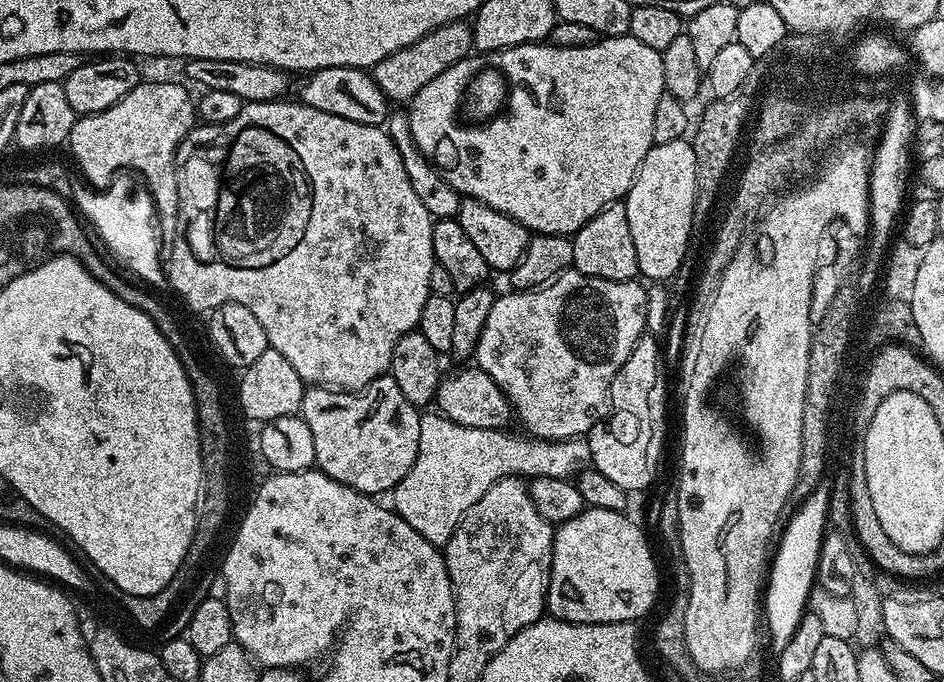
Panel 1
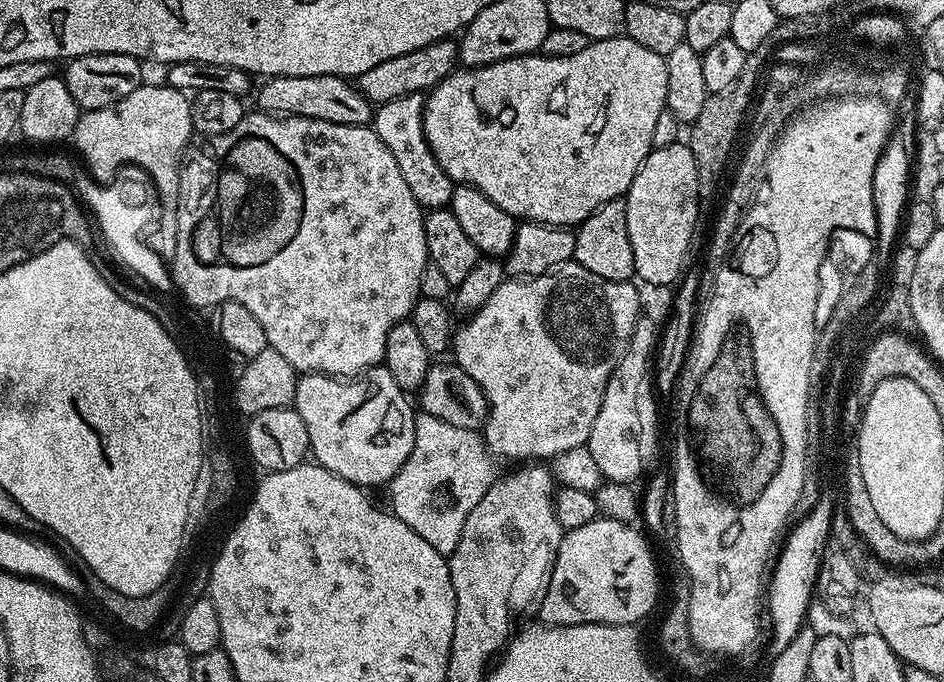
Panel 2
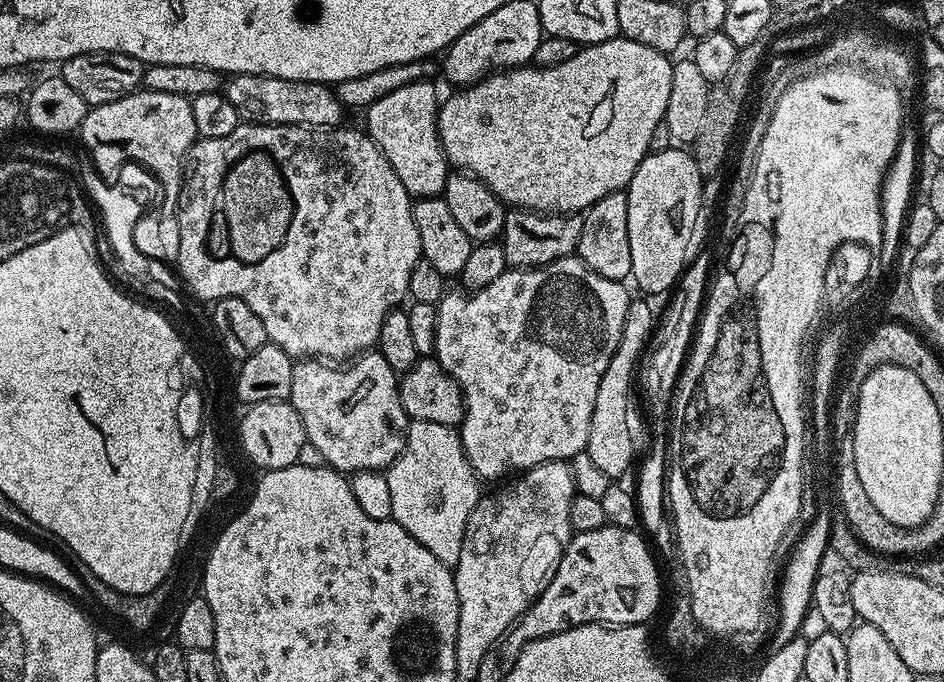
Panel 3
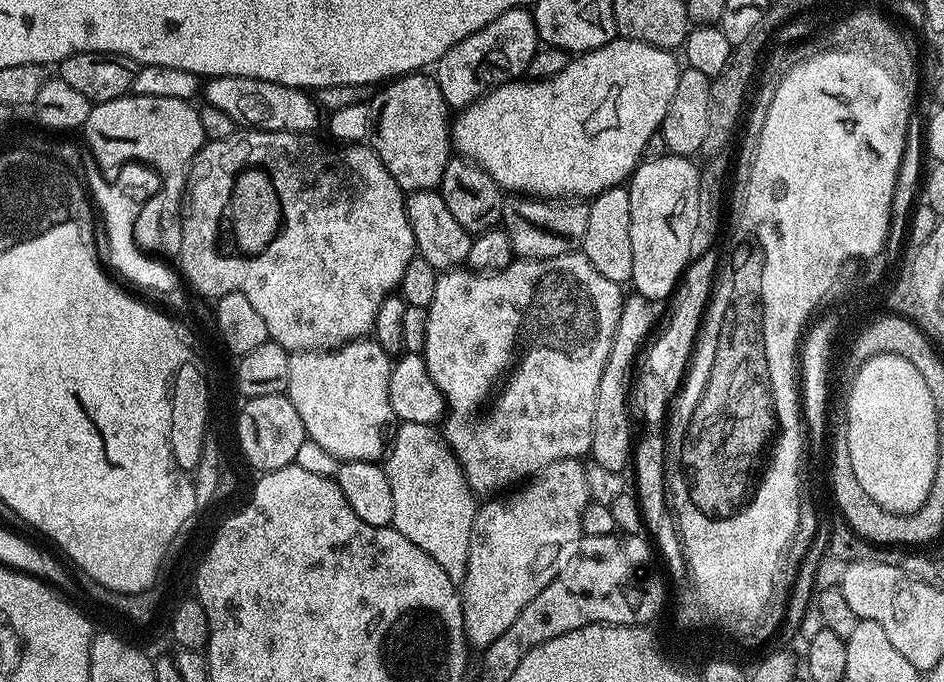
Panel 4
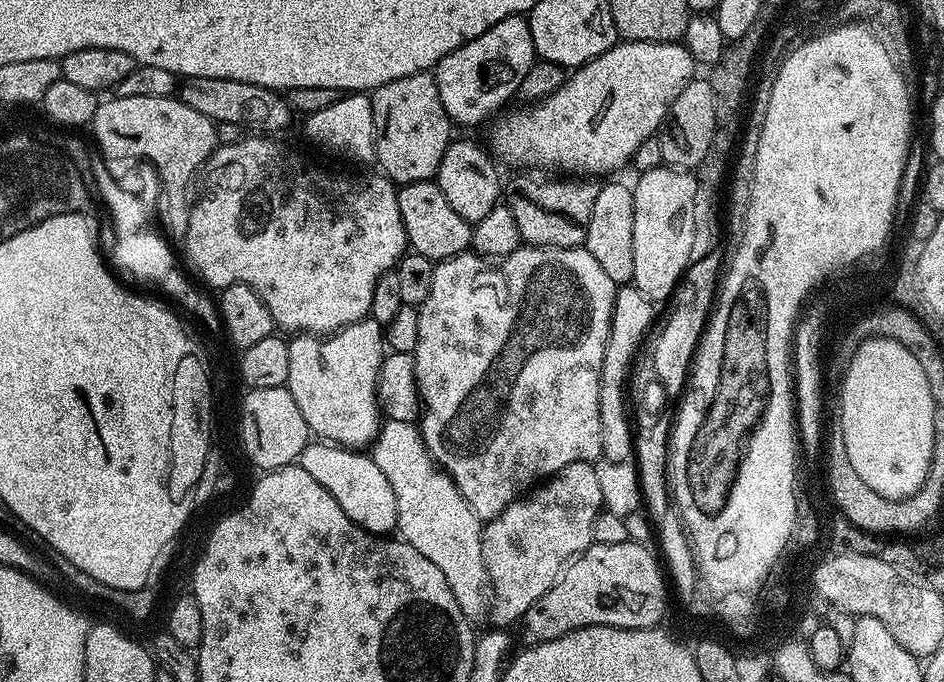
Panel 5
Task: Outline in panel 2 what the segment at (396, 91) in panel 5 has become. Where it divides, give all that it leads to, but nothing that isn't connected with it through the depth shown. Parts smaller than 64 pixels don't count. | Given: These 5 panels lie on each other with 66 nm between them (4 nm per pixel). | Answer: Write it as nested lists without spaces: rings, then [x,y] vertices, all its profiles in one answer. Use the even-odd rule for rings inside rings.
[[[415,92],[402,98],[394,98],[394,102],[386,102],[375,109],[370,121],[378,138],[386,142],[390,154],[394,154],[394,162],[398,162],[398,170],[402,170],[402,179],[410,186],[410,194],[419,202],[421,208],[448,208],[452,203],[454,181],[448,177],[446,170],[438,166],[438,158],[430,150],[424,133],[424,97],[425,93]]]

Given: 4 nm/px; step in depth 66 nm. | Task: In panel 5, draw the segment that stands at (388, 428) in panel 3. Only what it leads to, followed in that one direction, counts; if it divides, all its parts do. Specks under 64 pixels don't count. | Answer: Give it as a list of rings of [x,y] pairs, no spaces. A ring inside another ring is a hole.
[[[365,318],[331,333],[327,338],[320,334],[296,334],[288,340],[288,349],[290,374],[286,387],[294,402],[298,402],[298,410],[302,410],[309,433],[316,435],[317,432],[321,441],[353,450],[371,445],[382,423],[380,404],[376,401],[378,374],[386,355],[386,336],[382,325],[377,320]]]

